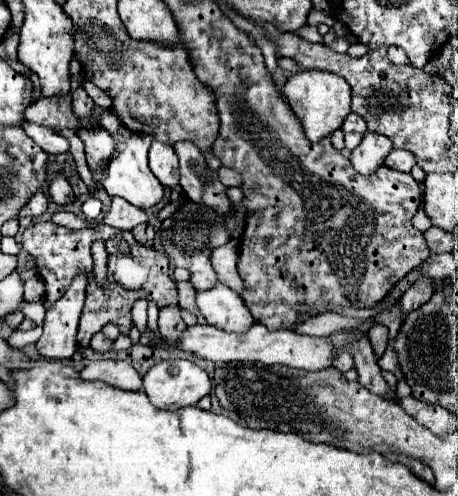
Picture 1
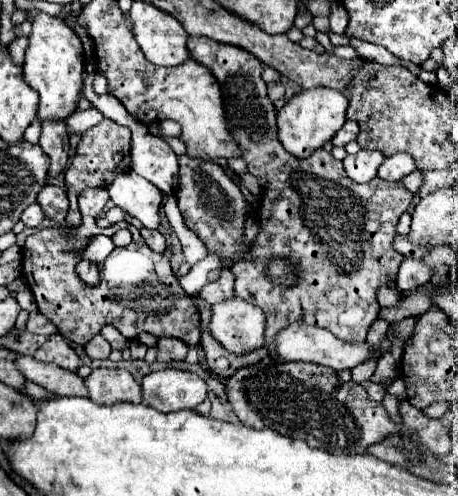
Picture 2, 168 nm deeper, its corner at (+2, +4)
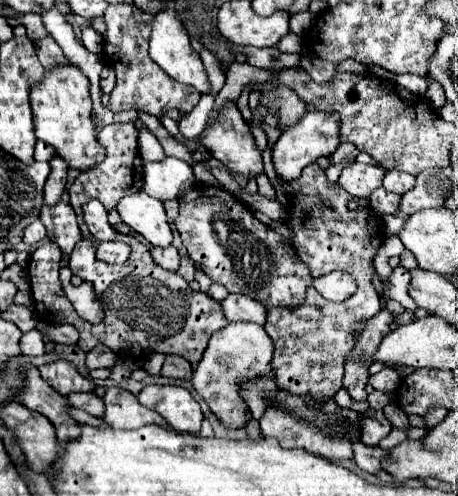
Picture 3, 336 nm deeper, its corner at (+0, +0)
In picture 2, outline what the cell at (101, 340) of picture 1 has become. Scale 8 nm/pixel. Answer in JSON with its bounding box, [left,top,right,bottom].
[86,336,110,358]

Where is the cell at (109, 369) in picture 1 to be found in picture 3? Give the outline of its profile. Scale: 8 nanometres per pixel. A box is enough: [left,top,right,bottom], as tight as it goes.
[104,388,170,430]

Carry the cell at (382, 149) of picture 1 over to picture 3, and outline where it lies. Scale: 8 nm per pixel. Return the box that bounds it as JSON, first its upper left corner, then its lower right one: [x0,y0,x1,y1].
[340,162,386,198]

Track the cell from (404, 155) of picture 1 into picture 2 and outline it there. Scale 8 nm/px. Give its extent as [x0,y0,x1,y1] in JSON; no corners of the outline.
[378,152,416,182]

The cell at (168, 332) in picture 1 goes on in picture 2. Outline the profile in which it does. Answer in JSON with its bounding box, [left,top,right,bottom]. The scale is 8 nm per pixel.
[158,338,188,362]

